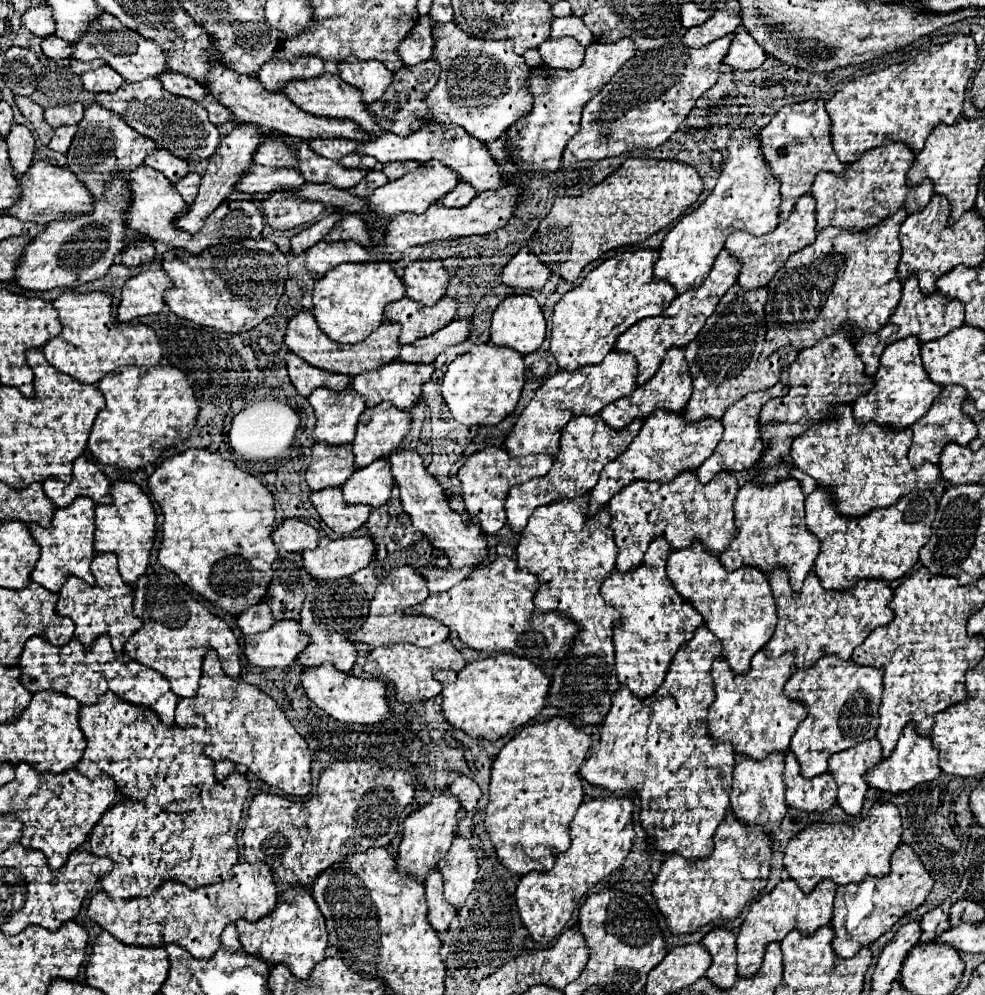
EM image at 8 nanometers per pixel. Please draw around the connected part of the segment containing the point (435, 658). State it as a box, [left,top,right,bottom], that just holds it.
[365,642,465,702]

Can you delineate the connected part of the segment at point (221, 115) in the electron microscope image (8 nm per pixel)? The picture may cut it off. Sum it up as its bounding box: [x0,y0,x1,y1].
[205,102,231,126]

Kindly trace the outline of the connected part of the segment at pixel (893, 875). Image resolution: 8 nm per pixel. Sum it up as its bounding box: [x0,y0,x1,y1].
[831,844,933,958]

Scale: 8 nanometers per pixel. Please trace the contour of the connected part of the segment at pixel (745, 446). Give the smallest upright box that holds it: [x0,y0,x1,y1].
[697,384,787,484]

